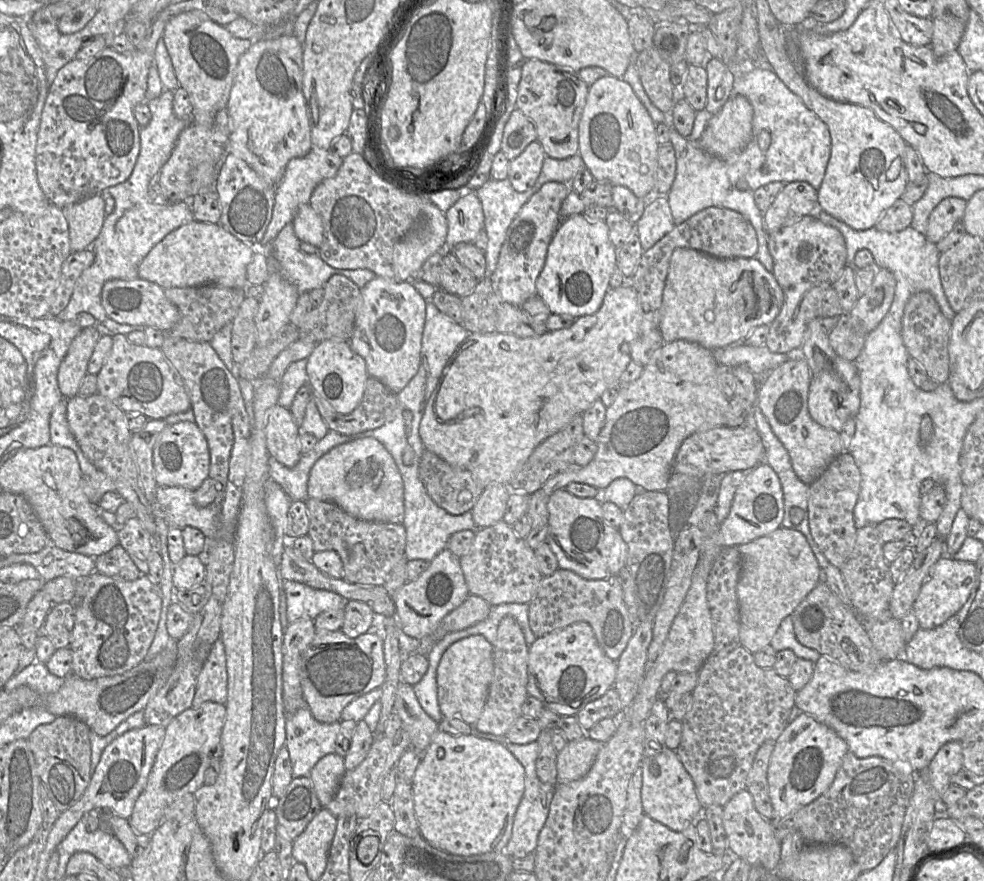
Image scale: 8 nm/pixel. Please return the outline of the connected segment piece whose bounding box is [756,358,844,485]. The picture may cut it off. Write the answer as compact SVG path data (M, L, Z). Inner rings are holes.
M792 358L770 371L762 379L761 384L759 384L758 380L756 397L757 408L766 417L773 433L788 451L795 474L807 485L813 483L824 472L829 463L844 451L840 433L819 425L809 414L808 396L810 382L811 372L807 361L804 358Z

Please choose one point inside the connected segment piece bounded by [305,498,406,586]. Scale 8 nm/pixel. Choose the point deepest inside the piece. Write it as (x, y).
(369, 550)

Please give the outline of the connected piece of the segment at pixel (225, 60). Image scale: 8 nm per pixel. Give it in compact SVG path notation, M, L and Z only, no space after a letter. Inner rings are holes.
M197 10L169 18L162 39L179 86L189 95L192 104L191 122L212 127L217 113L227 107L239 58L250 48L252 41L235 38L225 27Z

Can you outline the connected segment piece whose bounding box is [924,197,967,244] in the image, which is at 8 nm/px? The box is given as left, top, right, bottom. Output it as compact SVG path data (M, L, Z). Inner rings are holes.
M957 197L943 199L930 213L925 237L937 244L963 218L967 202Z

